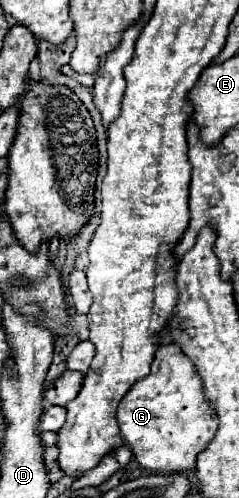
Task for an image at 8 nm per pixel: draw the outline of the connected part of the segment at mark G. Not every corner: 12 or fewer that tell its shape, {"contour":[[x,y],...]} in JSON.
{"contour":[[161,346],[117,422],[151,472],[185,472],[217,420],[195,366]]}

